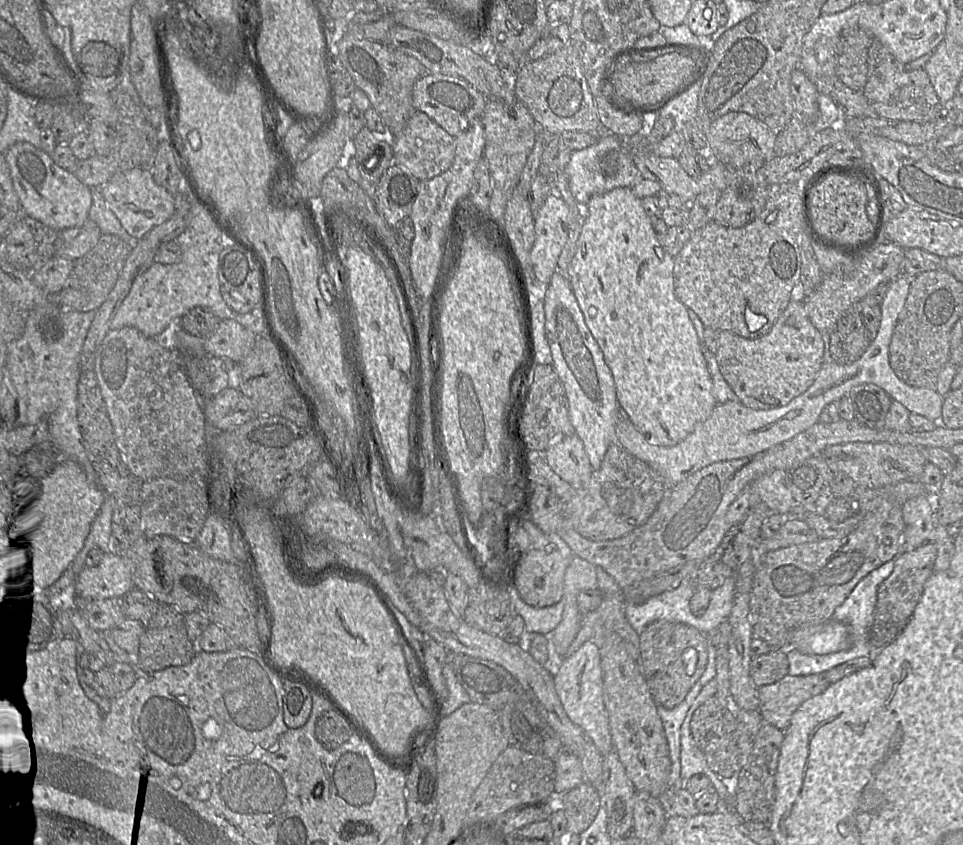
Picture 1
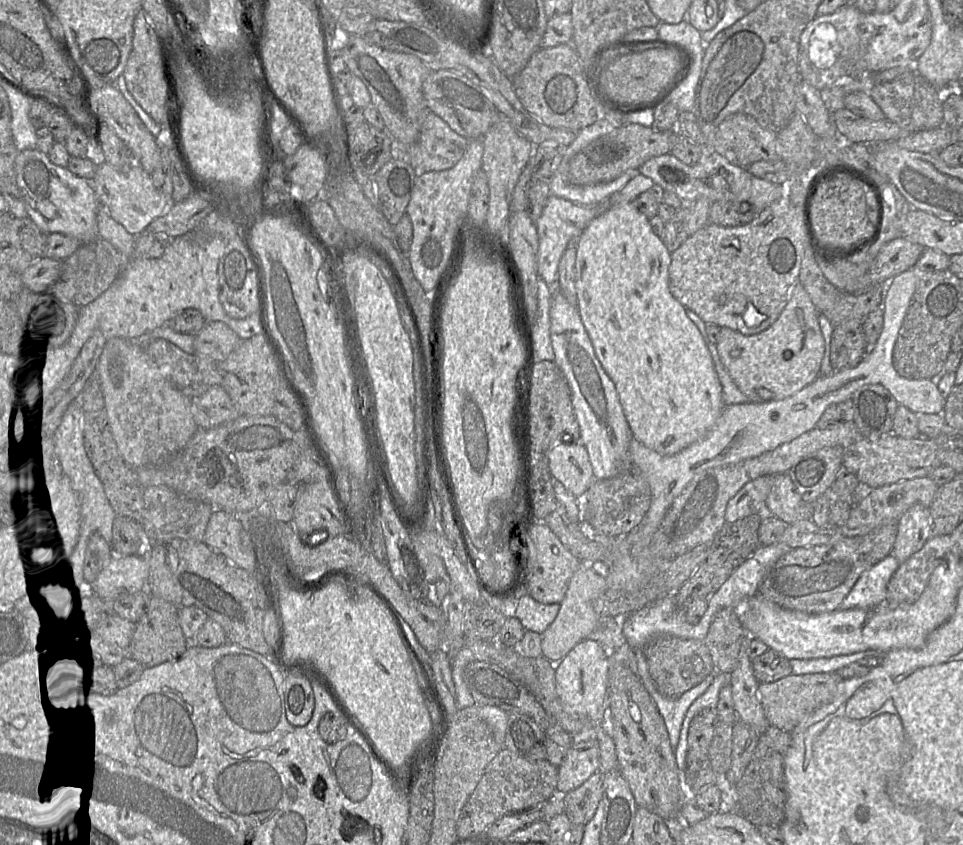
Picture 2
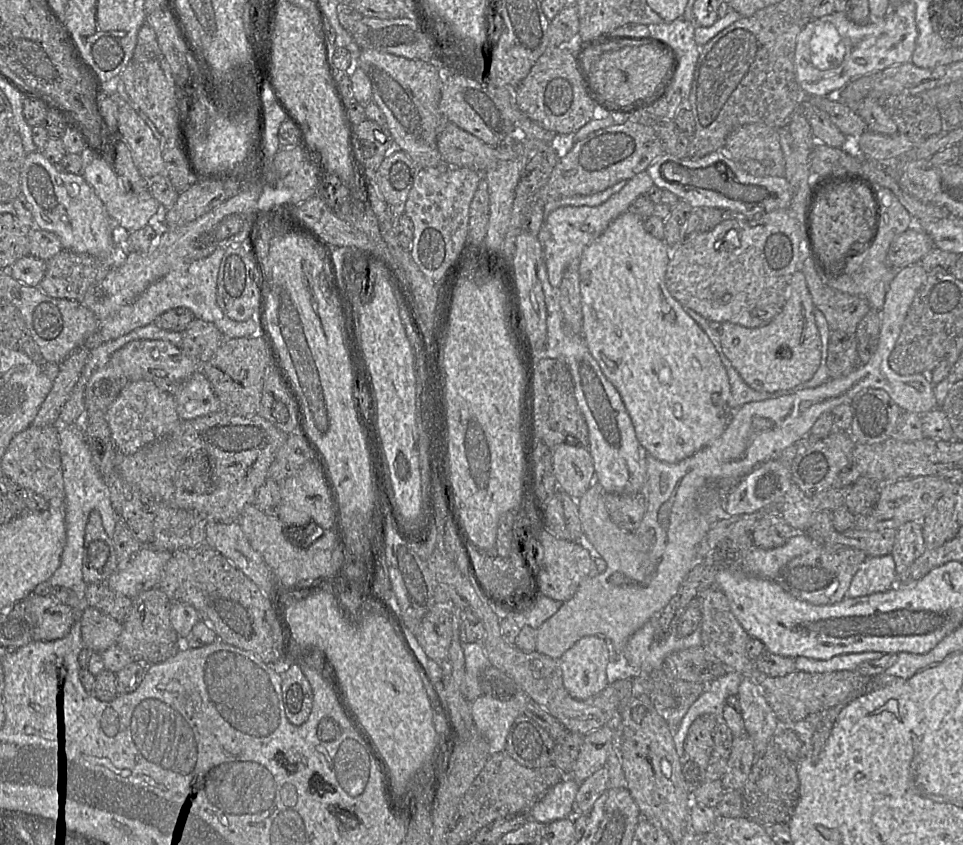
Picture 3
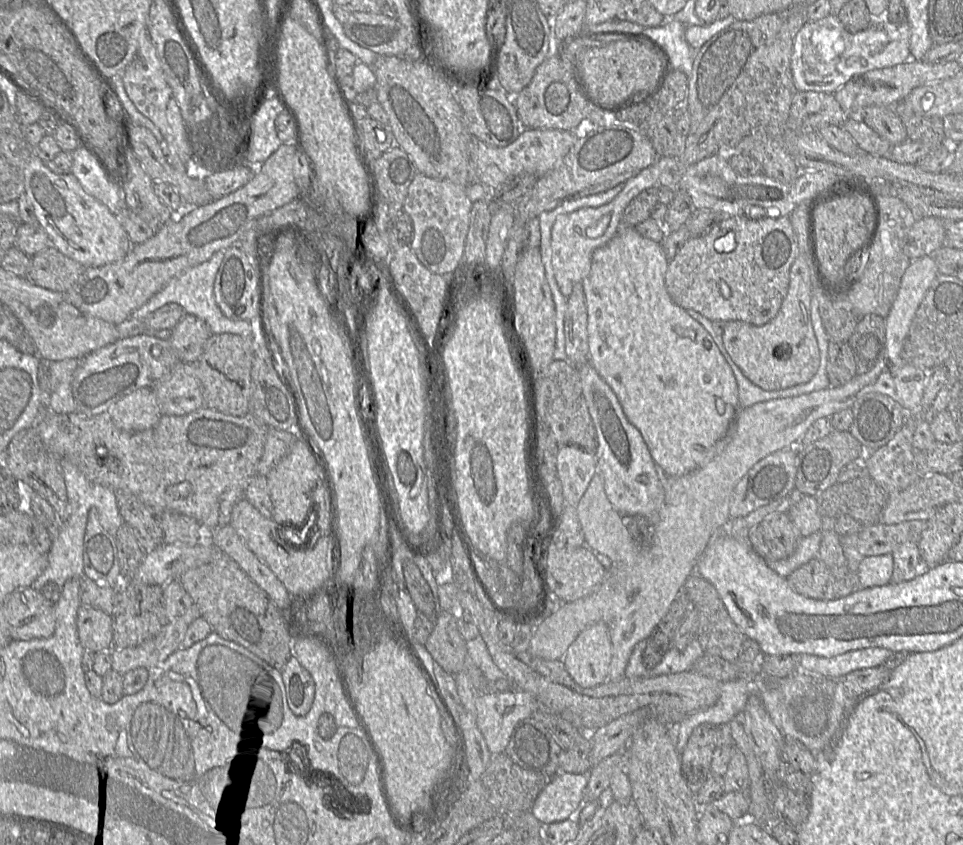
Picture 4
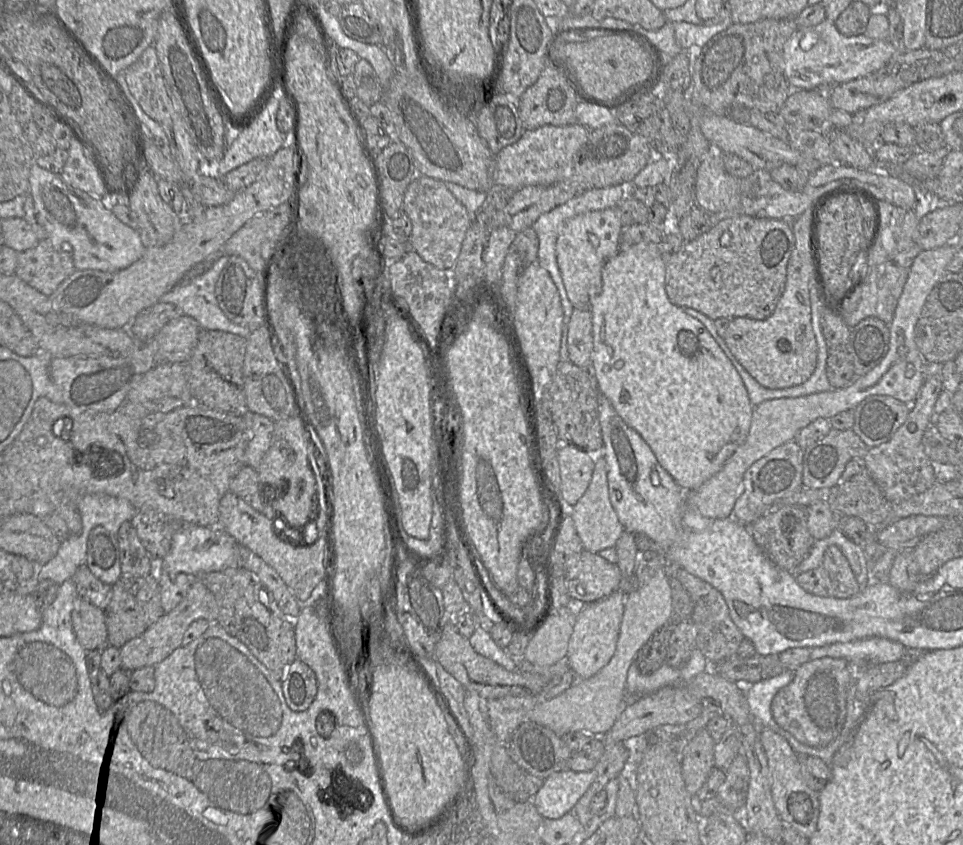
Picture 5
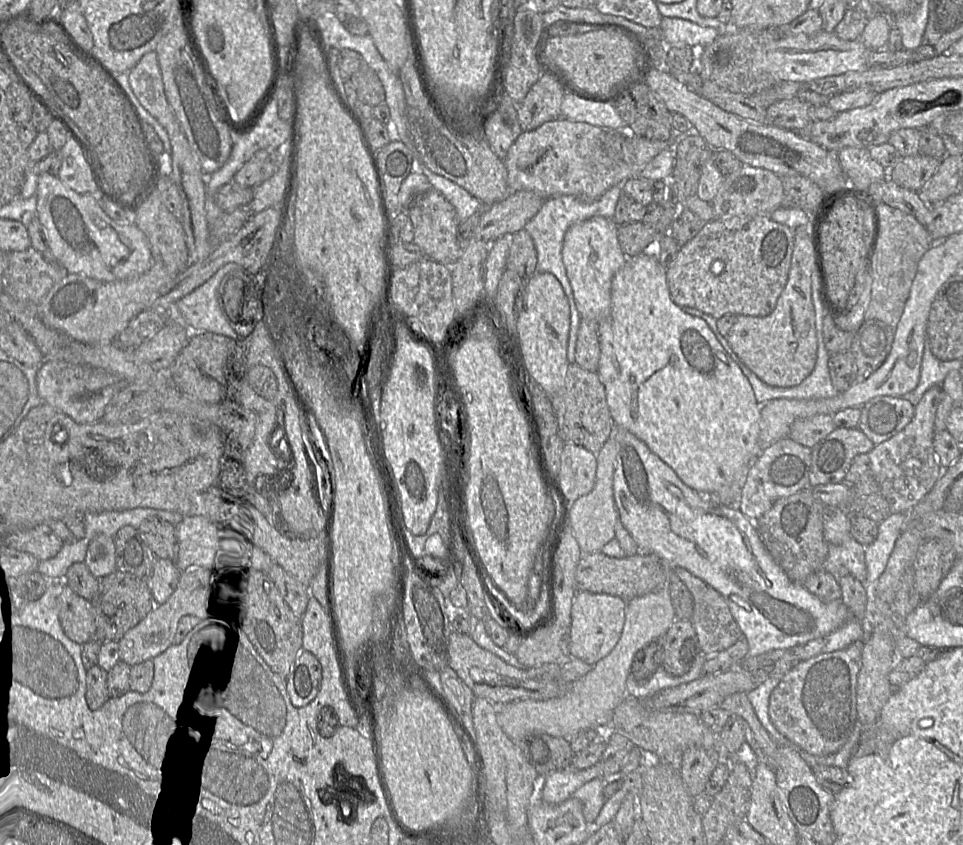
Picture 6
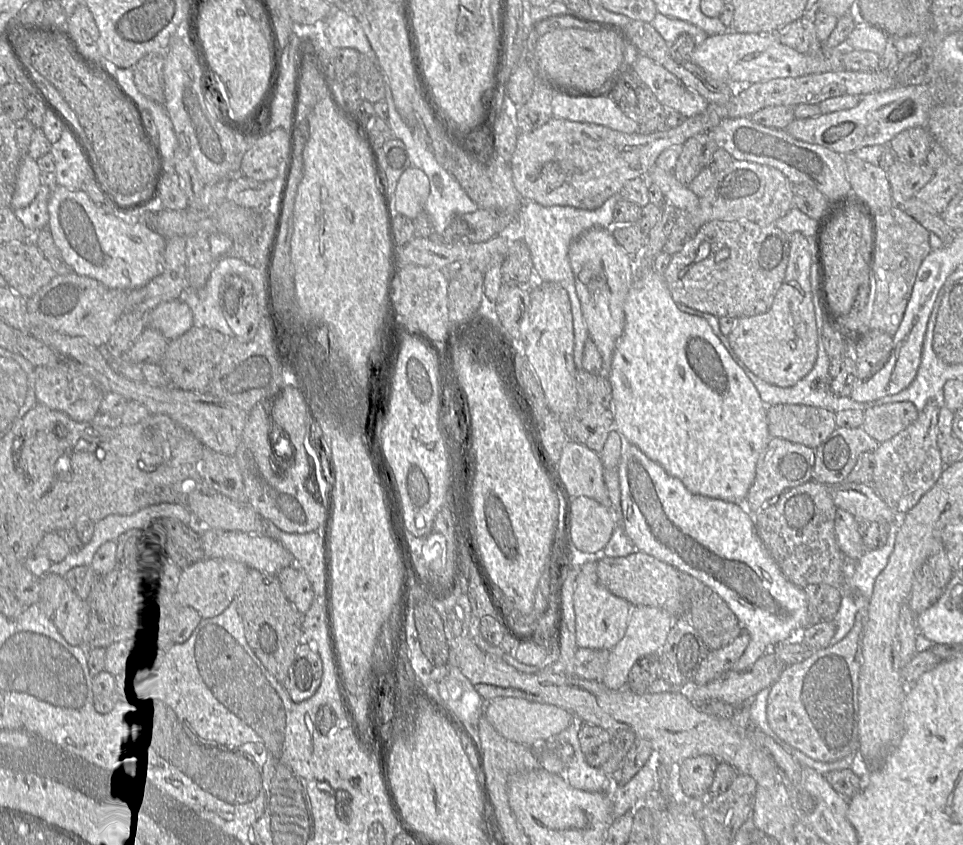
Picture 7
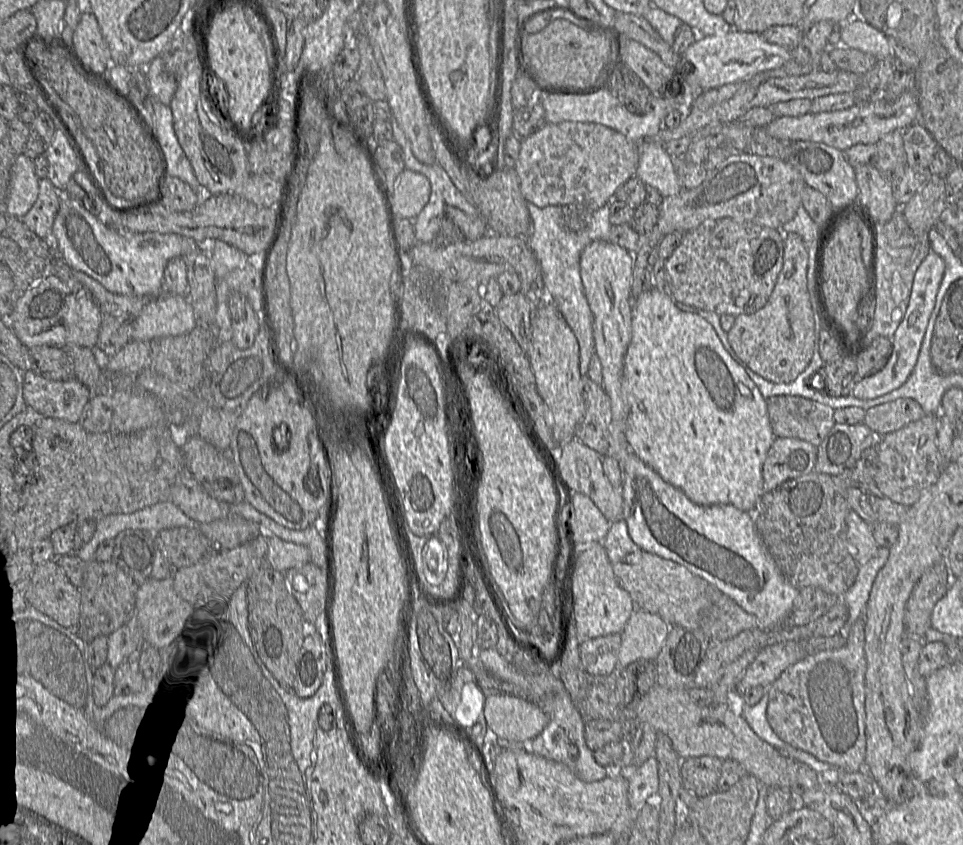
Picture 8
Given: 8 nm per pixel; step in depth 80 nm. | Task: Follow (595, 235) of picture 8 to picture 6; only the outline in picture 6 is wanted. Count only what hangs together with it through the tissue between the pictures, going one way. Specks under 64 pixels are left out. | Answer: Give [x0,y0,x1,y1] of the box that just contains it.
[524,185,621,364]

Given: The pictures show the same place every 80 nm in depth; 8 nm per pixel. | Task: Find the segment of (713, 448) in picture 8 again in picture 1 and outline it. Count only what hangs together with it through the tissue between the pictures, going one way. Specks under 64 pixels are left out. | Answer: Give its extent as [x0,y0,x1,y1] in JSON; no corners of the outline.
[566,187,716,446]

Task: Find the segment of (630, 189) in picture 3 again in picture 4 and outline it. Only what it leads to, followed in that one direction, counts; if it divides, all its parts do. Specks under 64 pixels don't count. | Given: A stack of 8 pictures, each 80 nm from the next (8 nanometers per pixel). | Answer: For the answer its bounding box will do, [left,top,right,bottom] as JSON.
[551,163,659,298]

